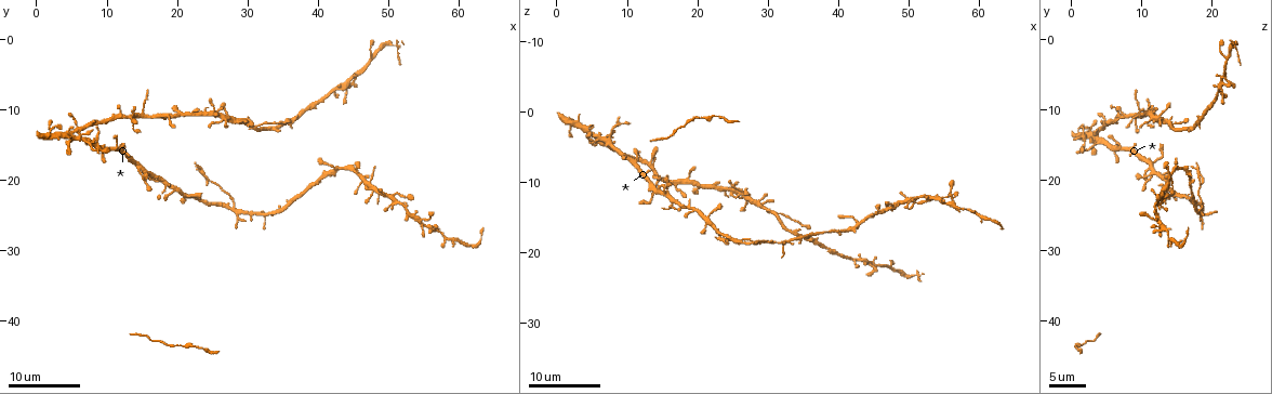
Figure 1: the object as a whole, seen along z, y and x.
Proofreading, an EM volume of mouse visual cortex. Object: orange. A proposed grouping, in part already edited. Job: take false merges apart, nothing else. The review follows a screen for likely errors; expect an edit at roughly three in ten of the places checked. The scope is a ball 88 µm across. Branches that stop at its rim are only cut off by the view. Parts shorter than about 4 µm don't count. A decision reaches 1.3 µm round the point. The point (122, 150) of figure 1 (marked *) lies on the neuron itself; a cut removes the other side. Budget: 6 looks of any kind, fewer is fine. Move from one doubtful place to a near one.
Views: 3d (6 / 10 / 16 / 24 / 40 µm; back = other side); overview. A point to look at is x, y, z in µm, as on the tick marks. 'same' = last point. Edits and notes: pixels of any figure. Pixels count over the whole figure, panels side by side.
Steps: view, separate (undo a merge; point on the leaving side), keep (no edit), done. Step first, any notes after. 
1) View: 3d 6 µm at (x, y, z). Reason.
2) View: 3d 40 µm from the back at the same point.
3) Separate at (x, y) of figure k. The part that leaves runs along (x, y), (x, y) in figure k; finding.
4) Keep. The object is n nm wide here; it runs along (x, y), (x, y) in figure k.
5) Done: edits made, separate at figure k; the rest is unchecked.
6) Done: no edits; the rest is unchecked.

View: 3d 16 µm at (16.0, 19.0, 11.5). Three-way junction.

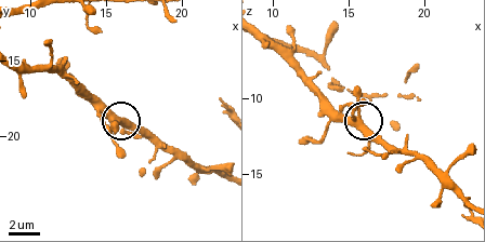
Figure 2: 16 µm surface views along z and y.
View: 3d 6 µm at the same point.

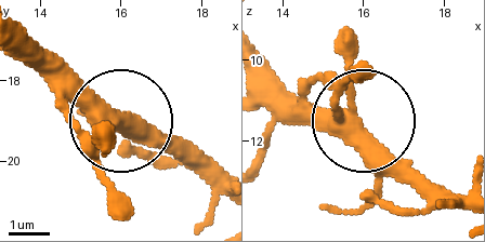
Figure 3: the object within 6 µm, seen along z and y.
Keep. The object is 370 nm wide here; it runs along (23, 41), (105, 113), (95, 164), (105, 192) in figure 3; one neuron here.

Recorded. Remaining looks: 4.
View: 3d 16 µm at (31.0, 12.5, 14.5).

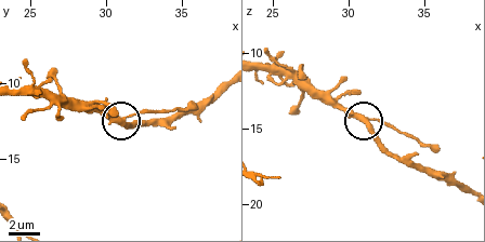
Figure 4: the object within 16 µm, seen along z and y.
View: 3d 10 µm at (31.2, 12.6, 14.4).

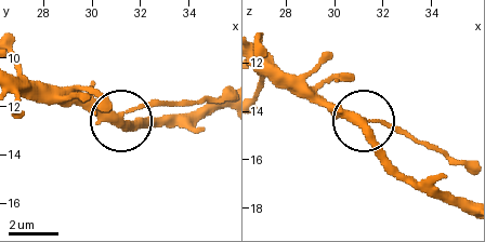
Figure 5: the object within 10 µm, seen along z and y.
Keep. The side arm is 6 µm long; continuous, no second neuron.

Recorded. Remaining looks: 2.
View: 3d 24 µm at (54.5, 26.0, 12.5). Four or more arms meet.

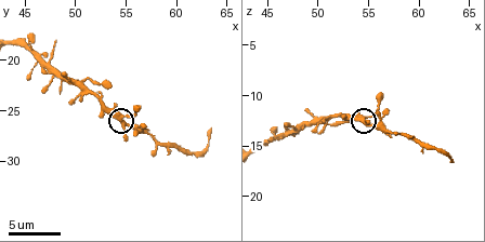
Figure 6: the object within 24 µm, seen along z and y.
View: 3d 10 µm at the same point. Zoom in.

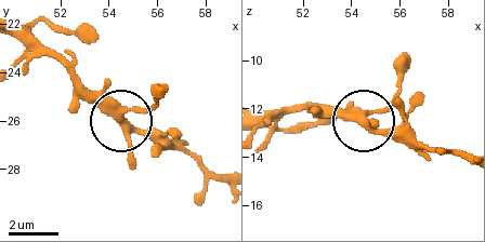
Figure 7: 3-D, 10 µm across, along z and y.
Keep. All the same neuron.

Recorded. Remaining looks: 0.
Done: no edits; the rest is unchecked.

